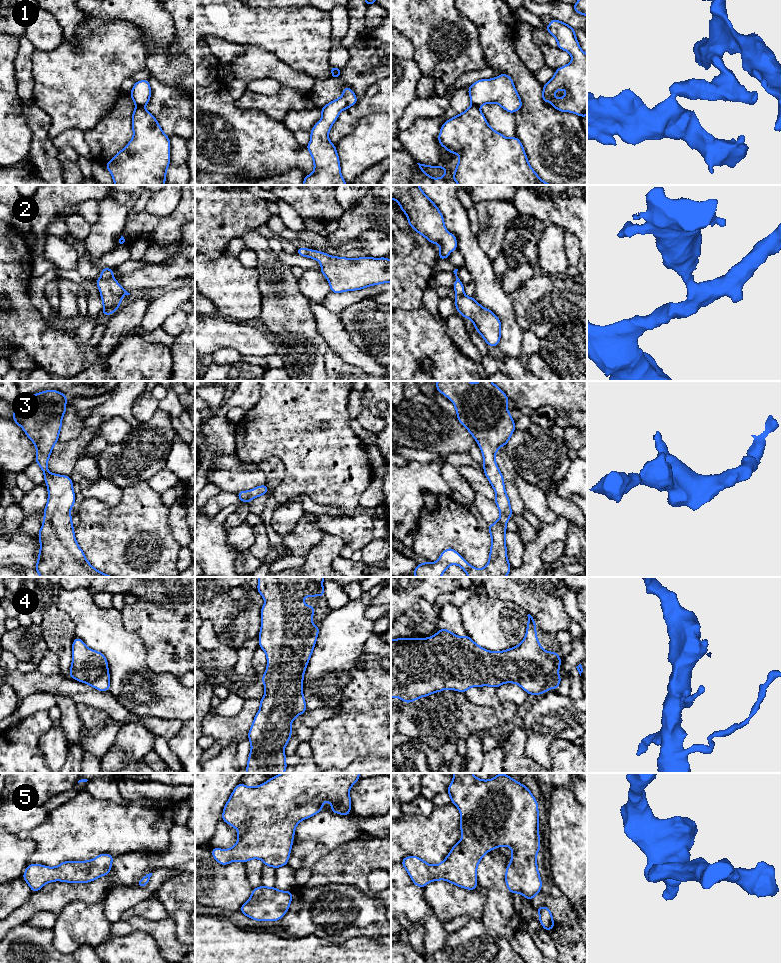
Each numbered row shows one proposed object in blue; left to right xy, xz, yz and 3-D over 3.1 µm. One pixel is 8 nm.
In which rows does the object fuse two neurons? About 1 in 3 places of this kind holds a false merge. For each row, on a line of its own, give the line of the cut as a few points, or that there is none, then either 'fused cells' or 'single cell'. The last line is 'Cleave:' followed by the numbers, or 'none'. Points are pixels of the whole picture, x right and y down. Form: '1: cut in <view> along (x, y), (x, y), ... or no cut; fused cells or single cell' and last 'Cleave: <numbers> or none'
1: cut in xy along (136, 105), (143, 107); fused cells
2: no cut; single cell
3: no cut; single cell
4: no cut; single cell
5: no cut; single cell
Cleave: 1

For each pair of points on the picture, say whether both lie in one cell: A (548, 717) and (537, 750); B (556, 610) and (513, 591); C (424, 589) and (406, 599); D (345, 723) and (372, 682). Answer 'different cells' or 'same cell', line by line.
A: same cell
B: same cell
C: same cell
D: same cell

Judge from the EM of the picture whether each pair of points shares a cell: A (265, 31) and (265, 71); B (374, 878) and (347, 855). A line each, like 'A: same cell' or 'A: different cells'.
A: different cells
B: different cells

